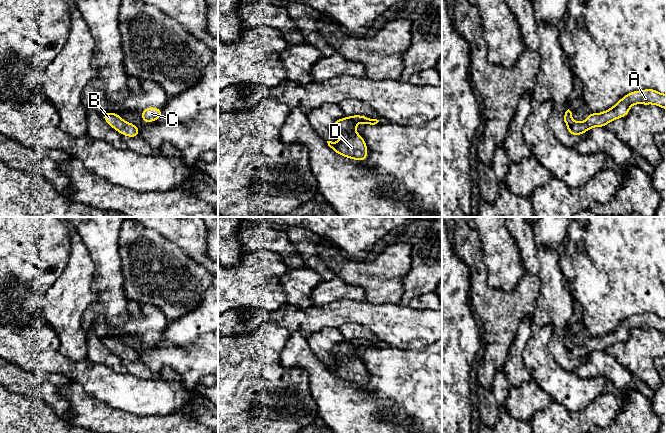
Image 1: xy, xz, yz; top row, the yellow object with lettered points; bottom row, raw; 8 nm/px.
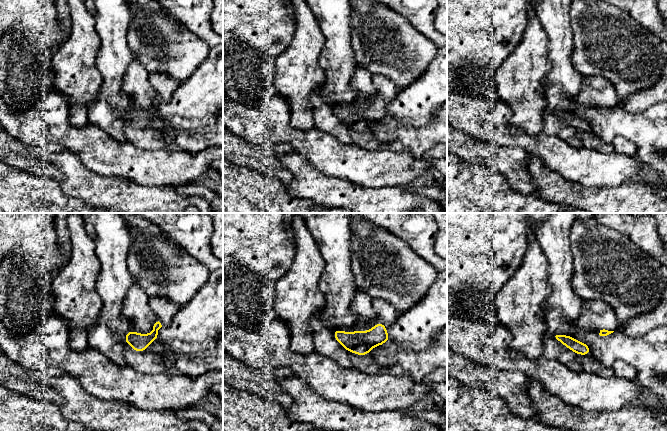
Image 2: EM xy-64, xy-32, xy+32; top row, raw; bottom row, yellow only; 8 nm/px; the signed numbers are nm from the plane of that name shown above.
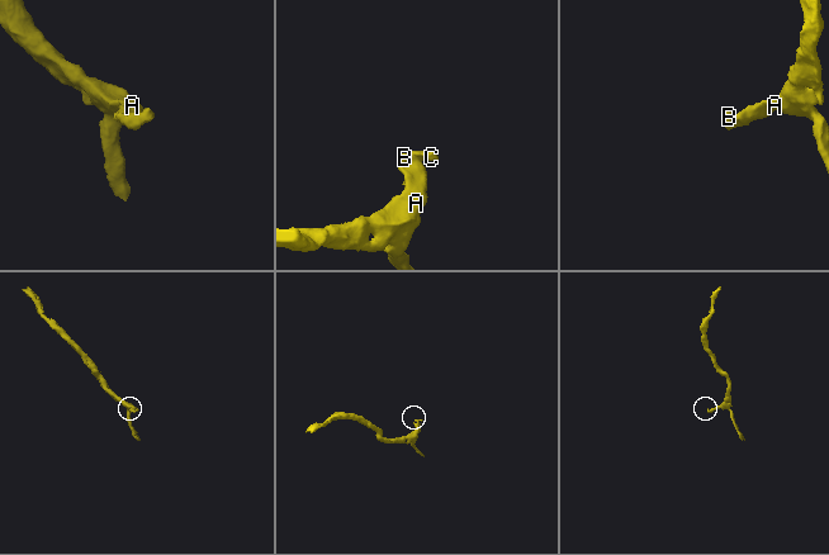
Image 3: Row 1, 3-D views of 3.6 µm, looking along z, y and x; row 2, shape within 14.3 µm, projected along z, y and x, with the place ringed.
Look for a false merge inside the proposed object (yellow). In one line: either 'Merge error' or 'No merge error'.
No merge error

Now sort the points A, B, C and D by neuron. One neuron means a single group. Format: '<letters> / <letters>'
A B C D

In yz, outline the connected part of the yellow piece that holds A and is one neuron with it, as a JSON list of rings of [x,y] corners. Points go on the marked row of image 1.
[[[655,89],[632,91],[621,98],[614,106],[601,113],[590,113],[583,122],[572,119],[572,112],[568,109],[564,115],[564,122],[568,132],[573,136],[586,133],[593,127],[605,127],[609,122],[625,117],[634,104],[654,104],[666,110],[666,94]]]

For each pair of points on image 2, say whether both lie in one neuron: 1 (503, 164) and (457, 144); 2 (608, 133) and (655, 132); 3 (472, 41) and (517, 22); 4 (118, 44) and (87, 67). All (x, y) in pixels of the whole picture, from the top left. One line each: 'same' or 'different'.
1: same
2: same
3: same
4: different

